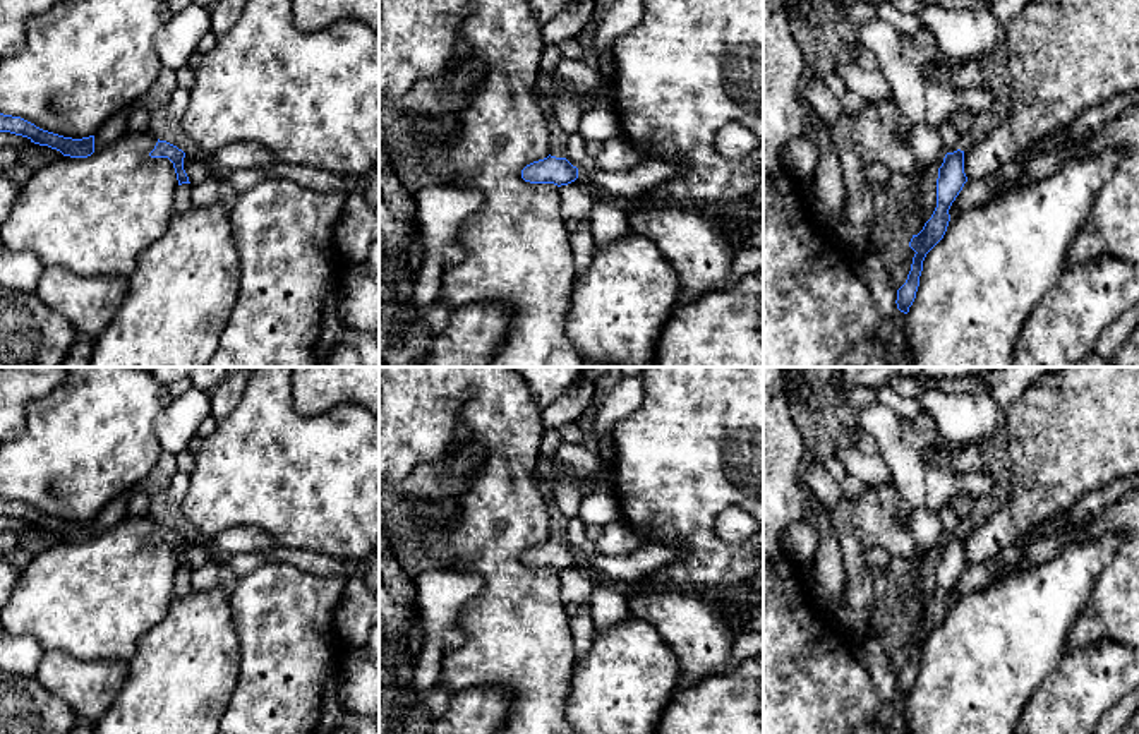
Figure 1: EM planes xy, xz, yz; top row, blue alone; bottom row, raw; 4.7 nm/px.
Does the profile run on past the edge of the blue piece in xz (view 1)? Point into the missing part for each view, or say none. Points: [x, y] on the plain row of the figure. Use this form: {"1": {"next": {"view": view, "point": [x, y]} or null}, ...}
{"1": {"next": null}}

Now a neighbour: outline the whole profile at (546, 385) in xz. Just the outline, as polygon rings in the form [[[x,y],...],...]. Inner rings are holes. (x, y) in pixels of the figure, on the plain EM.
[[[511,367],[527,384],[533,401],[544,408],[564,394],[585,367]]]

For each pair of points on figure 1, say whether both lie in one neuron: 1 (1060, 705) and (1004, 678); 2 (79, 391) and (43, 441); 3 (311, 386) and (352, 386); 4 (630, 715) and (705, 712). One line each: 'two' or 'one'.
1: two
2: one
3: one
4: two

